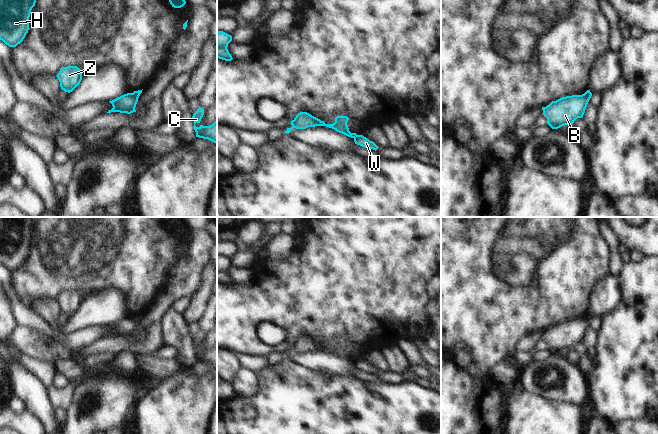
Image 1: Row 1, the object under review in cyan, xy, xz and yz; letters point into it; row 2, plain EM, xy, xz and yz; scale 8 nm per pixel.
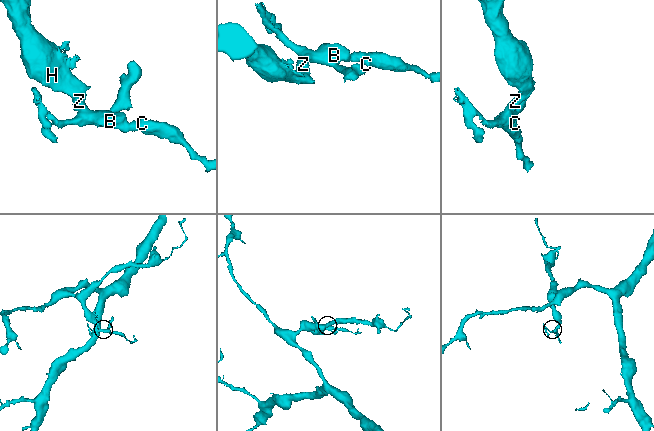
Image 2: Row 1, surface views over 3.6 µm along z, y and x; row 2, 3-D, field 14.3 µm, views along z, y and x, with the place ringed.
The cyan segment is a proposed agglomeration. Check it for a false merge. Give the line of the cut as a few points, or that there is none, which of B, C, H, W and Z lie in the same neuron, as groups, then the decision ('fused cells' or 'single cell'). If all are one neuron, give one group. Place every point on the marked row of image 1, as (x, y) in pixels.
cut in xy along (130, 93), (137, 100); B C H Z / W; fused cells

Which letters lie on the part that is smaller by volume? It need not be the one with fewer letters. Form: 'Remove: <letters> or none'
Remove: W

